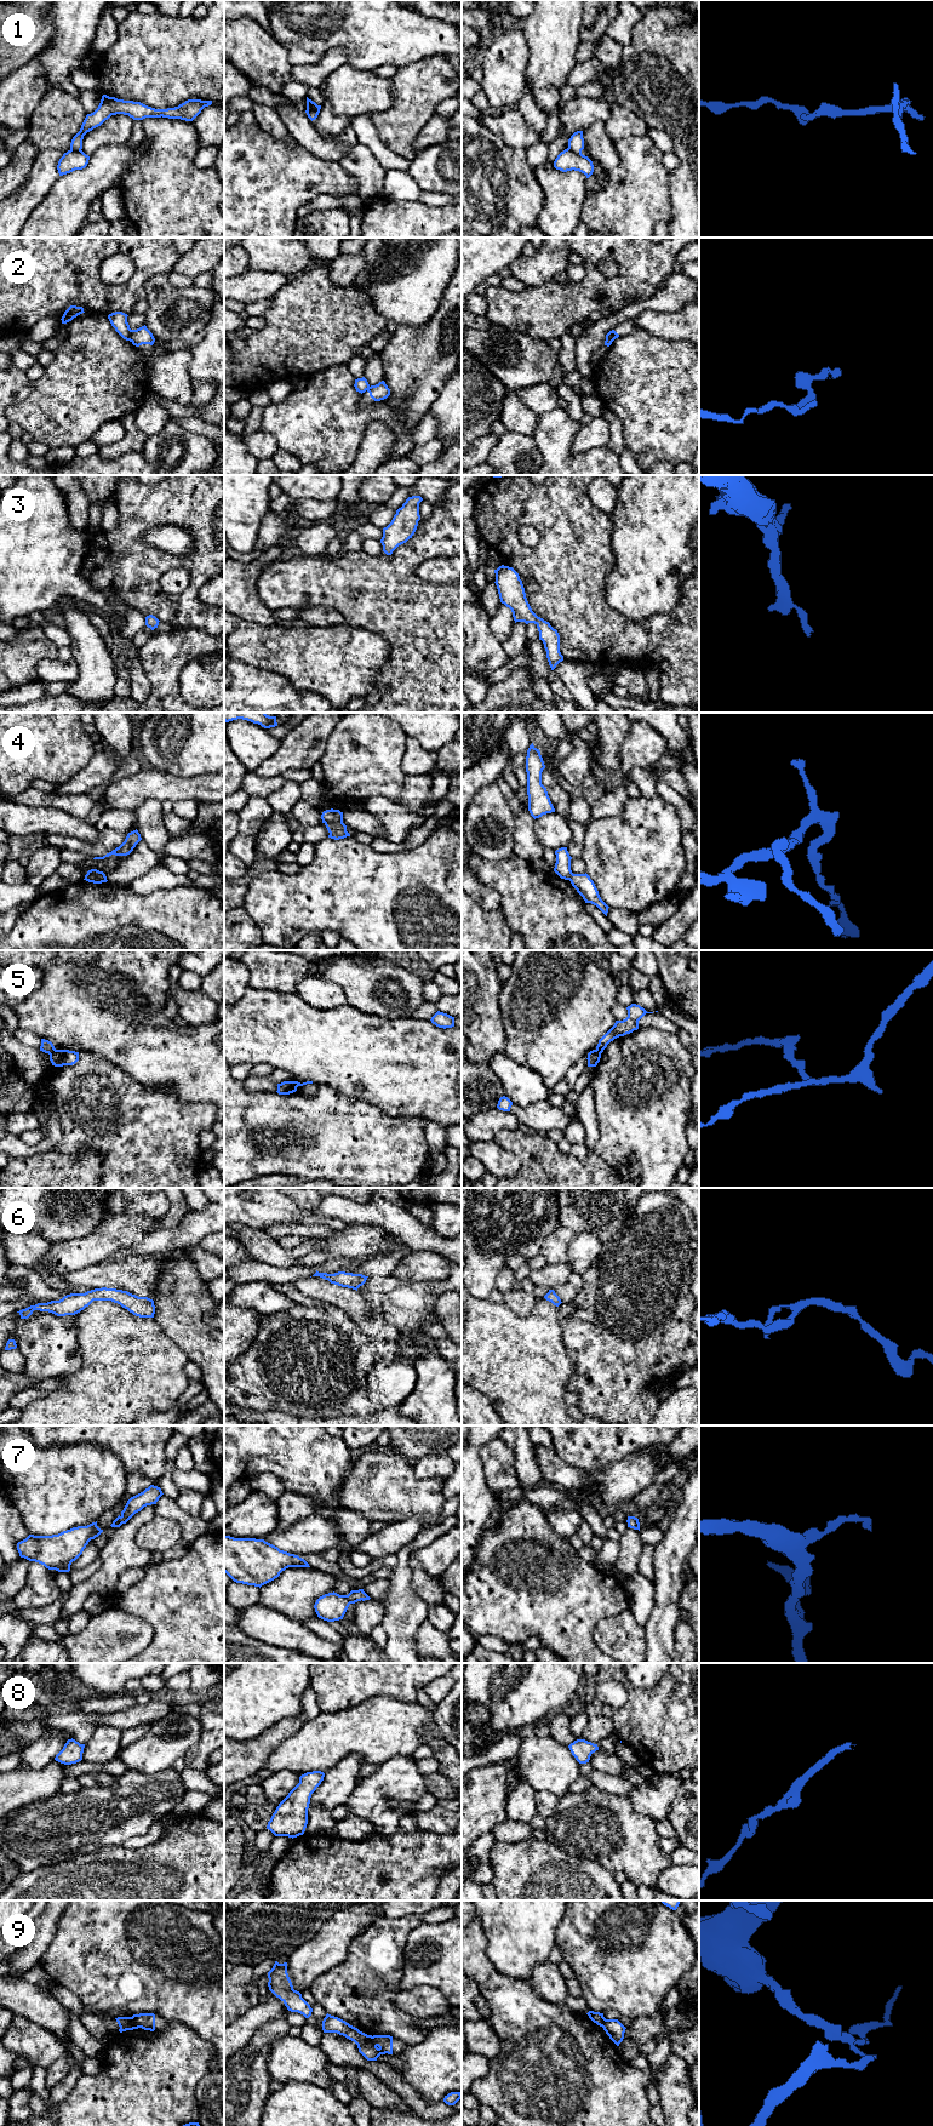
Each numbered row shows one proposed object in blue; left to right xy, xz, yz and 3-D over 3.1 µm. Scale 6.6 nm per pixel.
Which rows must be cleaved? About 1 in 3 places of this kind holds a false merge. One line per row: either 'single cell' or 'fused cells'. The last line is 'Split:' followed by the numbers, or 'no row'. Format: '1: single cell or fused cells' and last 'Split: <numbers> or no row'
1: fused cells
2: fused cells
3: single cell
4: fused cells
5: fused cells
6: single cell
7: single cell
8: single cell
9: fused cells
Split: 1, 2, 4, 5, 9

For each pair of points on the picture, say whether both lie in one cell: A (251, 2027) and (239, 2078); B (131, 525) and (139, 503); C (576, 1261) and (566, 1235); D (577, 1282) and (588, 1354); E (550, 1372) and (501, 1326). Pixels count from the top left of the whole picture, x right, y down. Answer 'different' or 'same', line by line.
A: different
B: same
C: different
D: different
E: same

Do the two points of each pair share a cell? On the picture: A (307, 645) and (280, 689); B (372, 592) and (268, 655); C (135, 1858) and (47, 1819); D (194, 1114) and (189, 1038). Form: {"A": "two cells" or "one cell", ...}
{"A": "two cells", "B": "two cells", "C": "two cells", "D": "two cells"}

